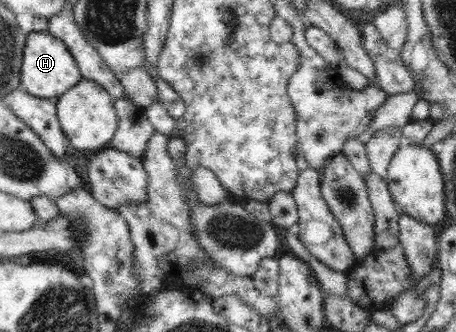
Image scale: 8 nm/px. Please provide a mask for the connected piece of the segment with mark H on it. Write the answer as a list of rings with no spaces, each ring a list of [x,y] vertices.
[[[31,31],[27,35],[21,74],[20,87],[25,92],[47,100],[55,100],[81,81],[82,75],[75,58],[65,46],[65,43],[46,31]]]

